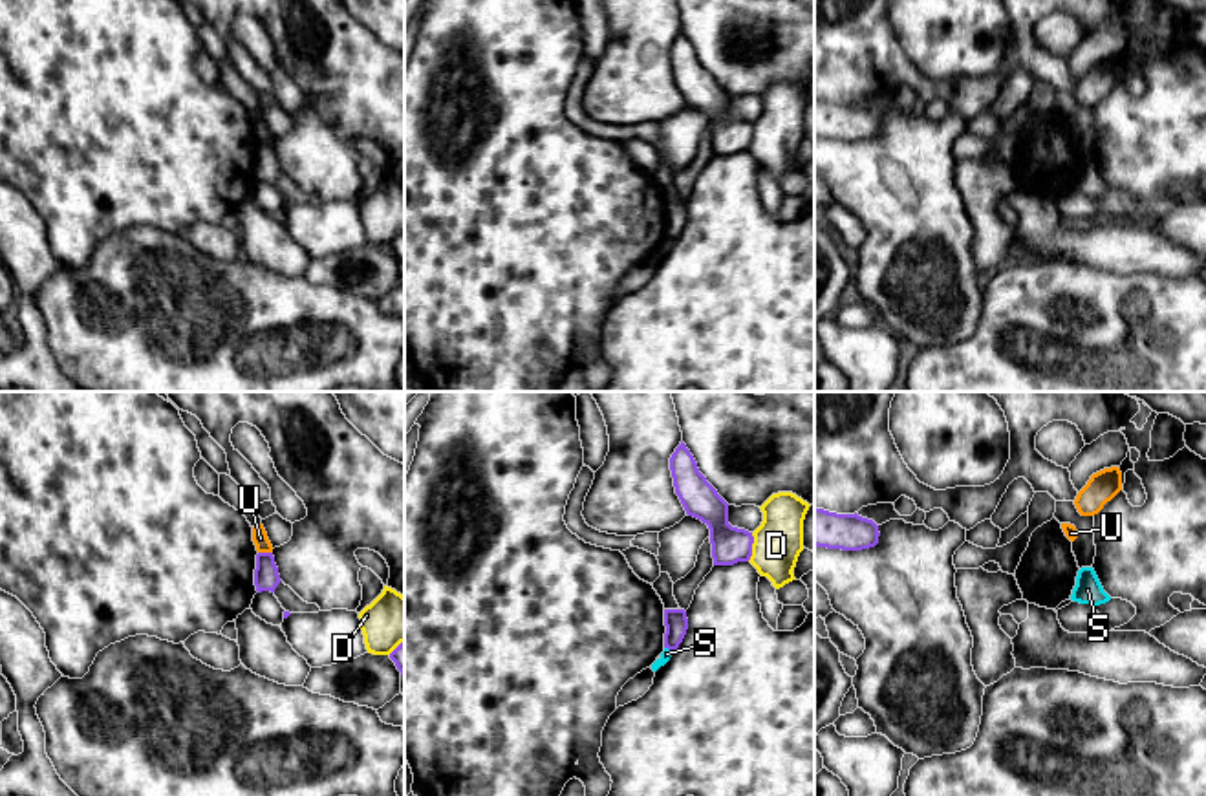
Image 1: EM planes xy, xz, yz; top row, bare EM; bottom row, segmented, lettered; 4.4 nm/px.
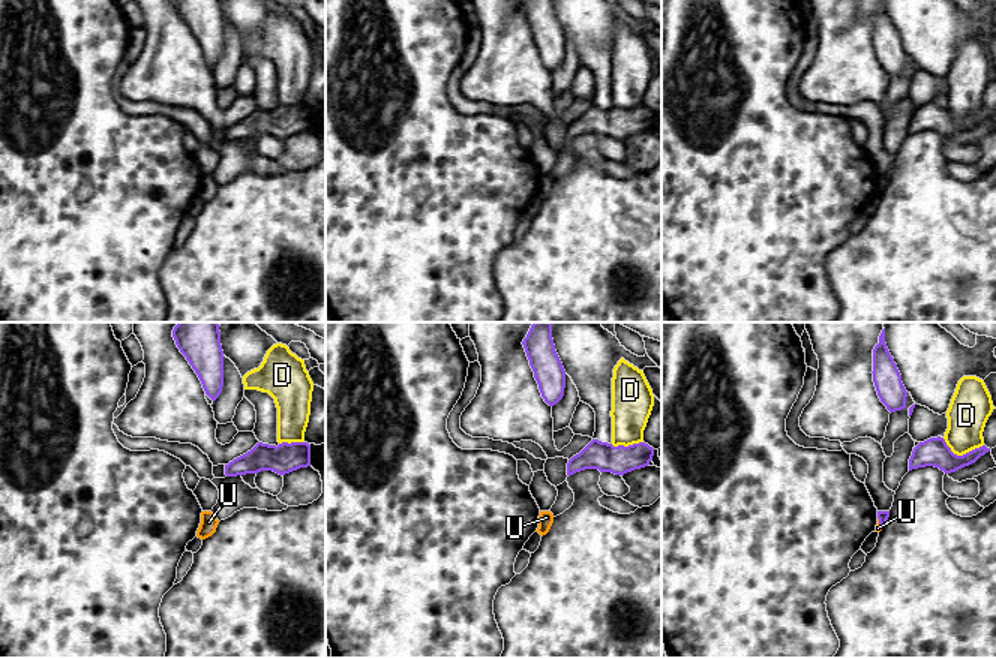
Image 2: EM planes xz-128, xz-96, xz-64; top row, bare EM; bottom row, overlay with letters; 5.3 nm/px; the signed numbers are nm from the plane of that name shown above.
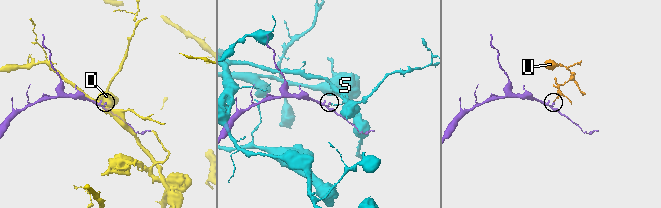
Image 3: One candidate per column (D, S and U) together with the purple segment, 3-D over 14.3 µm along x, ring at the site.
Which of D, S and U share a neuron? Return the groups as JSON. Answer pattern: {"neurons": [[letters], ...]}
{"neurons": [["D"], ["S"], ["U"]]}

